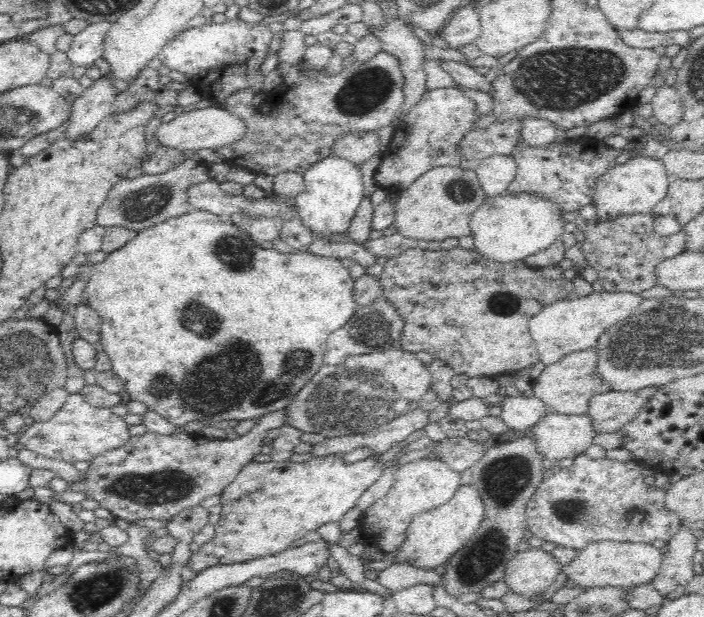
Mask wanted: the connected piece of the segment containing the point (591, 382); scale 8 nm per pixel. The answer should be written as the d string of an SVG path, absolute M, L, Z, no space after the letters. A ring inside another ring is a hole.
M594 347L570 353L562 360L546 365L537 379L533 380L534 396L548 406L550 413L587 414L592 397L613 391L608 383L596 375L598 360L598 349Z

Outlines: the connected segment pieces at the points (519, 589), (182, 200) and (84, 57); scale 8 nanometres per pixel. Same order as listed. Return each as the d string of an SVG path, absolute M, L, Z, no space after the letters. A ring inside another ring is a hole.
M529 547L509 560L503 581L511 592L524 597L543 594L561 572L558 559L543 549Z
M196 155L186 157L186 162L162 174L143 174L132 180L124 178L110 190L106 201L98 210L97 224L103 227L126 227L138 232L170 218L182 216L191 209L188 190L210 180L212 178L207 163Z
M102 21L89 23L78 34L73 36L70 48L65 52L74 66L94 65L98 58L102 58L105 51L105 40L111 22Z

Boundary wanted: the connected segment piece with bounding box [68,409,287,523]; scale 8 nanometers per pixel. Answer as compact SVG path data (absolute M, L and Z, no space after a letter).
M285 409L268 413L261 417L247 433L235 439L207 439L199 433L182 431L176 434L158 434L146 431L142 435L131 436L126 444L99 454L91 460L89 471L82 474L80 482L70 482L70 490L82 491L88 499L97 500L100 507L110 510L115 518L122 518L130 523L144 518L154 520L172 520L183 510L198 506L202 500L222 494L240 472L240 469L252 461L265 444L267 430L284 425L287 412Z

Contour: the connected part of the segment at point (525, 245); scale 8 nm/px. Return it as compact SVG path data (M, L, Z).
M512 194L488 197L470 218L471 235L475 250L493 262L517 262L525 260L549 248L562 234L565 224L563 210L556 203L540 194Z

